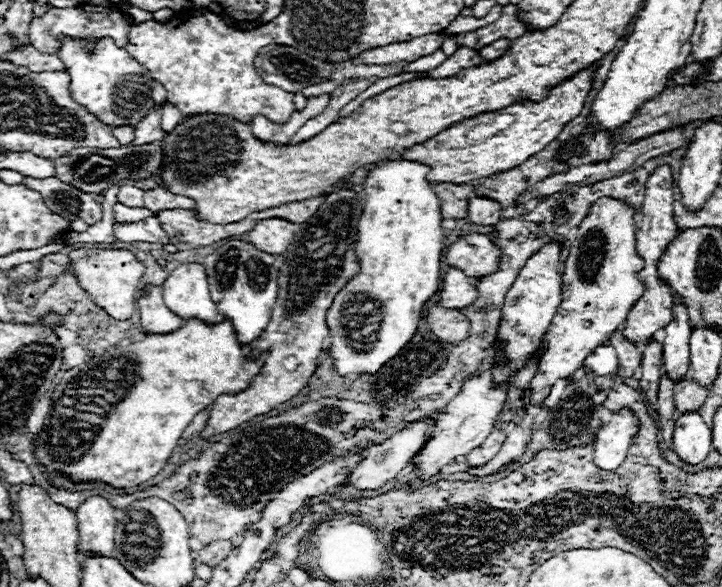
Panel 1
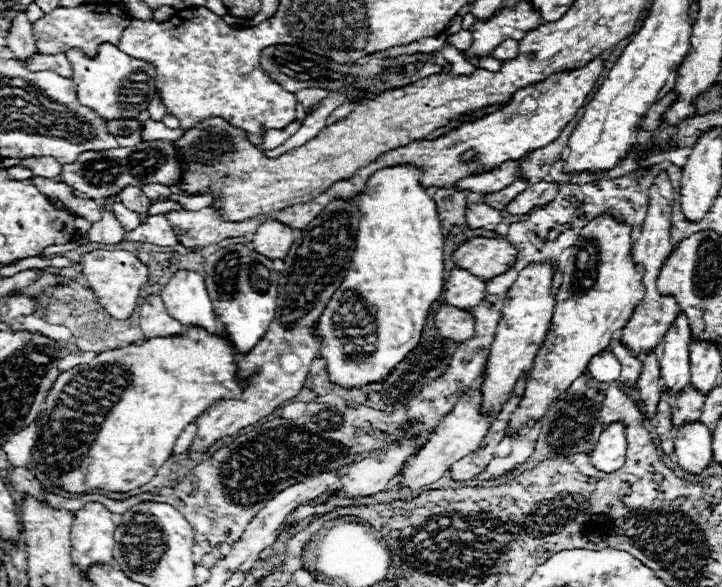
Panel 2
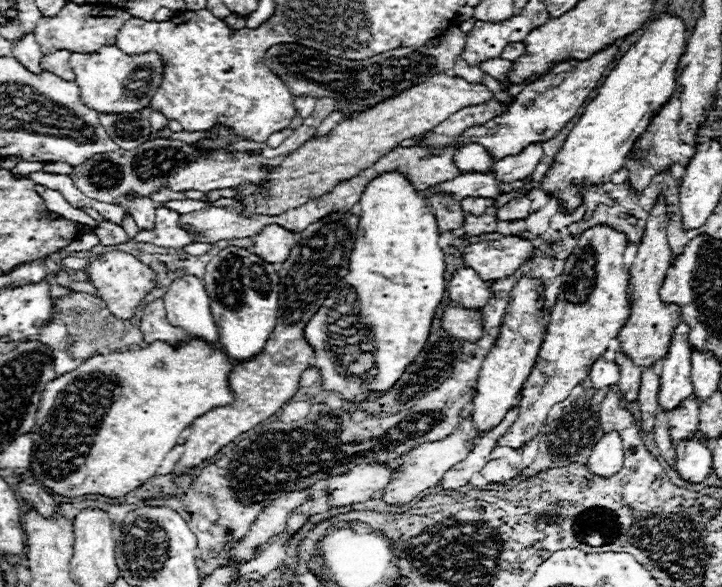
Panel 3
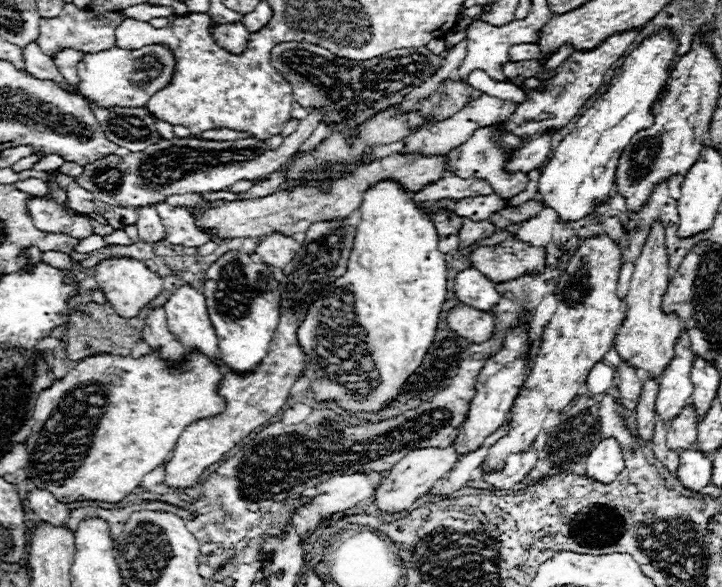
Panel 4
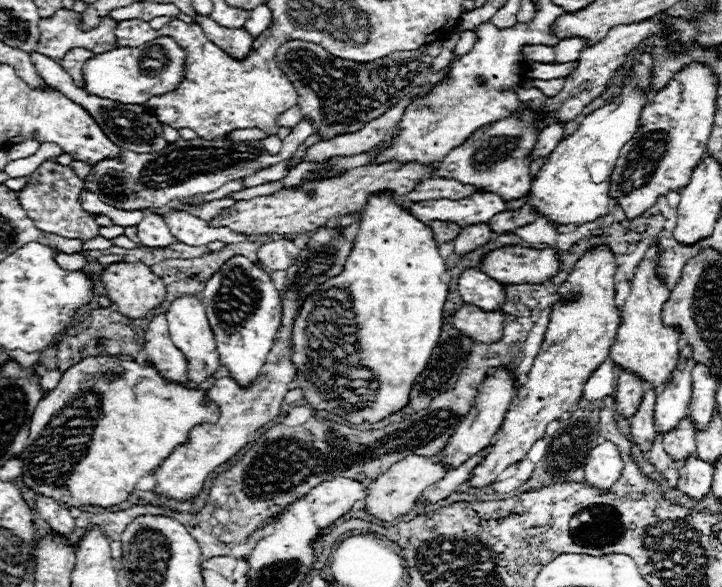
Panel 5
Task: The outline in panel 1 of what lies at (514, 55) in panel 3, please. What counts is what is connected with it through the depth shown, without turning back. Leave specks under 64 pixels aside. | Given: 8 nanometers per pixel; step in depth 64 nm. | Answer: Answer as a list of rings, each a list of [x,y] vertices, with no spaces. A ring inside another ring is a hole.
[[[498,40],[498,42],[482,48],[480,50],[480,56],[486,58],[486,60],[496,60],[496,58],[504,56],[508,52],[508,48],[510,48],[510,40]]]

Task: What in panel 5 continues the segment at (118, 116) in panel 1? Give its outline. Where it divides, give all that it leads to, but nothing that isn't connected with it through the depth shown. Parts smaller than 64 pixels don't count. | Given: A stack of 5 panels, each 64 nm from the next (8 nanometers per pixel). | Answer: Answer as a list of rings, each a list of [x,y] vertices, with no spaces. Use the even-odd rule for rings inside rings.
[[[168,36],[154,38],[136,48],[120,46],[110,52],[96,54],[84,64],[84,90],[94,96],[118,100],[122,104],[144,104],[152,96],[178,88],[178,84],[184,80],[184,60],[186,50]]]

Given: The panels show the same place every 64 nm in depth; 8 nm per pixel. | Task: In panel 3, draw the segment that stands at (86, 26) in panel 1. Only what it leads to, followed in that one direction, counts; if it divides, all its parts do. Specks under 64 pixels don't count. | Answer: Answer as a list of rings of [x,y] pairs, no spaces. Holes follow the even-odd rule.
[[[68,2],[56,16],[40,18],[34,34],[36,34],[36,42],[40,44],[42,54],[52,54],[52,52],[58,52],[58,50],[92,54],[92,52],[100,50],[102,46],[114,46],[116,34],[128,18],[130,18],[130,14],[126,10],[120,10],[120,8],[98,6],[98,4],[78,6],[78,4]]]

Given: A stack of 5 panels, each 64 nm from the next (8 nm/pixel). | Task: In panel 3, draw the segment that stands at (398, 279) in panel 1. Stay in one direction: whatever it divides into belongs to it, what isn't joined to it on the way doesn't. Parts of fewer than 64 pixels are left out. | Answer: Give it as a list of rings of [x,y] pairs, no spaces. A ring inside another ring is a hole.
[[[396,172],[376,176],[360,198],[360,224],[350,254],[348,276],[342,278],[322,308],[304,326],[304,340],[314,348],[316,362],[310,364],[318,370],[322,390],[338,392],[348,402],[360,402],[372,392],[388,392],[406,368],[416,360],[428,342],[436,308],[442,302],[446,282],[444,250],[438,246],[440,230],[434,214],[424,208],[426,198]]]

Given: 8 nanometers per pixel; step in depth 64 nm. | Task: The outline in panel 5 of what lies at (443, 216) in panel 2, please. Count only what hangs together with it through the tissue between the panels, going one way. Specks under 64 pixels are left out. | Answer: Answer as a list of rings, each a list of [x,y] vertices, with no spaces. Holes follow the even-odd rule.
[[[440,220],[430,222],[430,228],[432,228],[432,232],[434,232],[434,240],[436,240],[436,244],[444,244],[444,242],[456,240],[456,236],[460,234],[460,228],[458,228],[456,224],[440,222]]]

